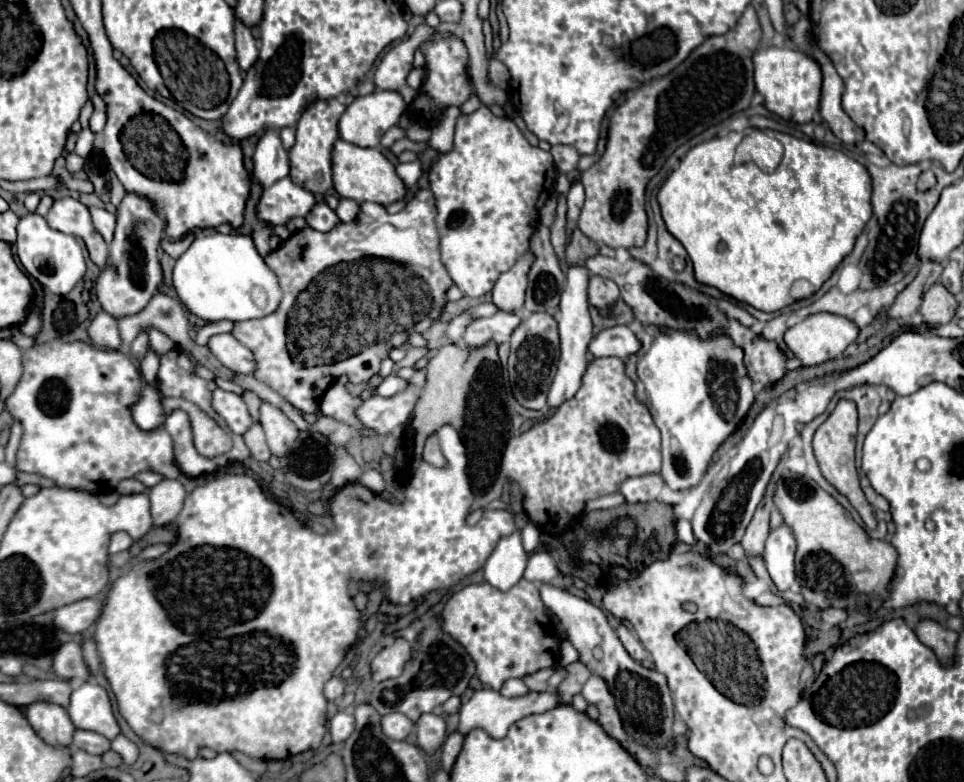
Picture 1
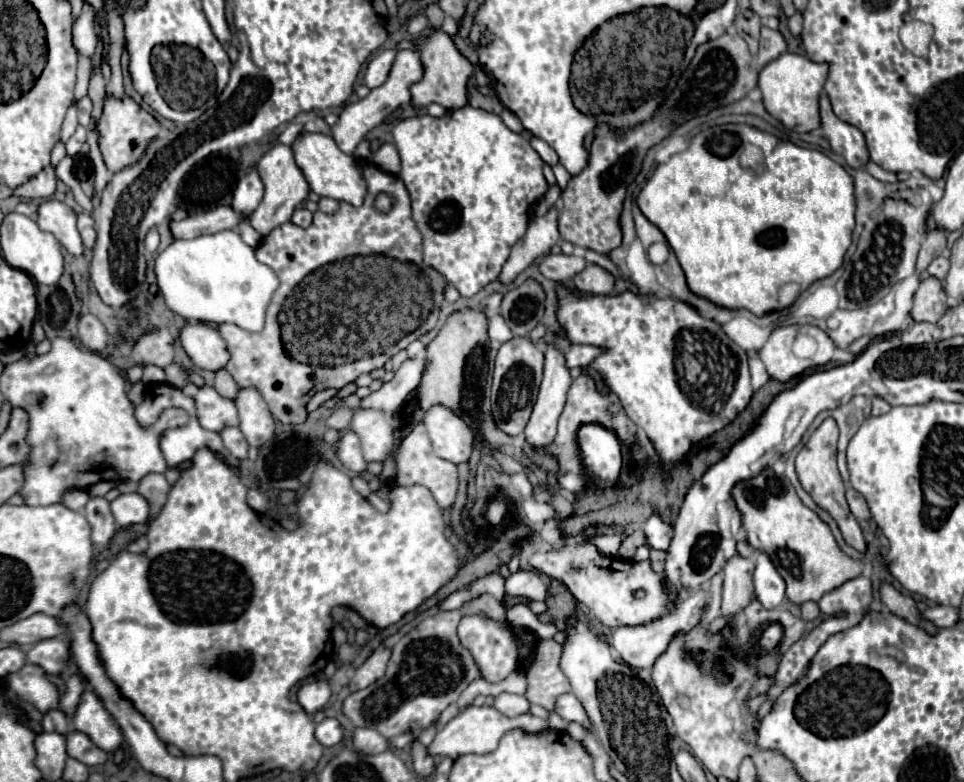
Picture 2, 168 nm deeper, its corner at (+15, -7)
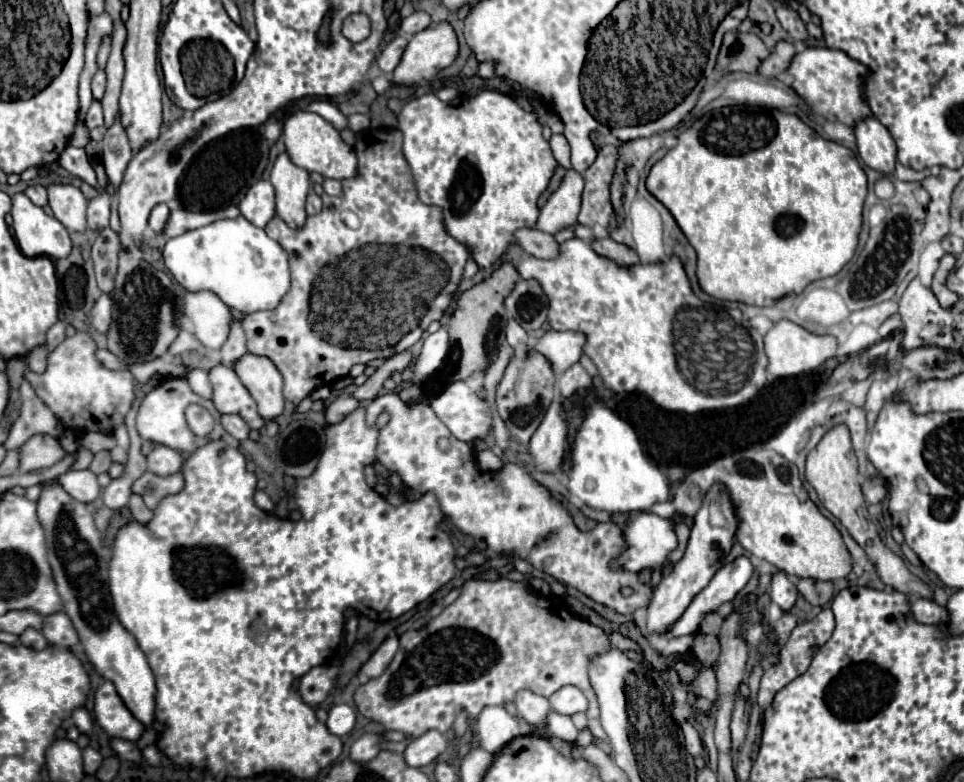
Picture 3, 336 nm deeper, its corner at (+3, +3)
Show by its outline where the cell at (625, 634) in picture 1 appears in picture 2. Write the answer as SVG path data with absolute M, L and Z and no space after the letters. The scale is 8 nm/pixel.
M697 590L693 592L691 596L687 596L683 602L679 602L669 614L665 614L663 618L651 622L651 624L645 624L645 626L637 626L637 628L629 628L629 626L621 626L617 628L611 638L609 638L609 644L611 648L619 654L619 658L633 666L633 668L651 668L653 666L653 660L657 660L657 656L661 656L661 652L665 652L669 640L677 634L677 632L689 632L693 626L699 624L699 620L703 618L705 606L707 602L707 592L703 590Z

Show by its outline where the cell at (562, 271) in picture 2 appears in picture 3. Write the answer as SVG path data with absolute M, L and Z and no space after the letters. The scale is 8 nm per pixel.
M521 228L515 232L515 240L517 244L531 256L535 258L555 258L559 244L555 242L555 238L551 234L545 234L537 228Z

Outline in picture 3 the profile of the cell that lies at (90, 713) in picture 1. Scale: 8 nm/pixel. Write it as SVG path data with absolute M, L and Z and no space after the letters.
M105 682L95 692L95 718L111 738L137 742L145 732L145 726L129 712L111 682Z

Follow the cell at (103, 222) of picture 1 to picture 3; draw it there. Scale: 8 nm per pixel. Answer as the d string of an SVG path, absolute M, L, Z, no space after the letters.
M97 196L89 202L87 208L87 226L91 230L103 230L105 226L109 226L109 196Z

